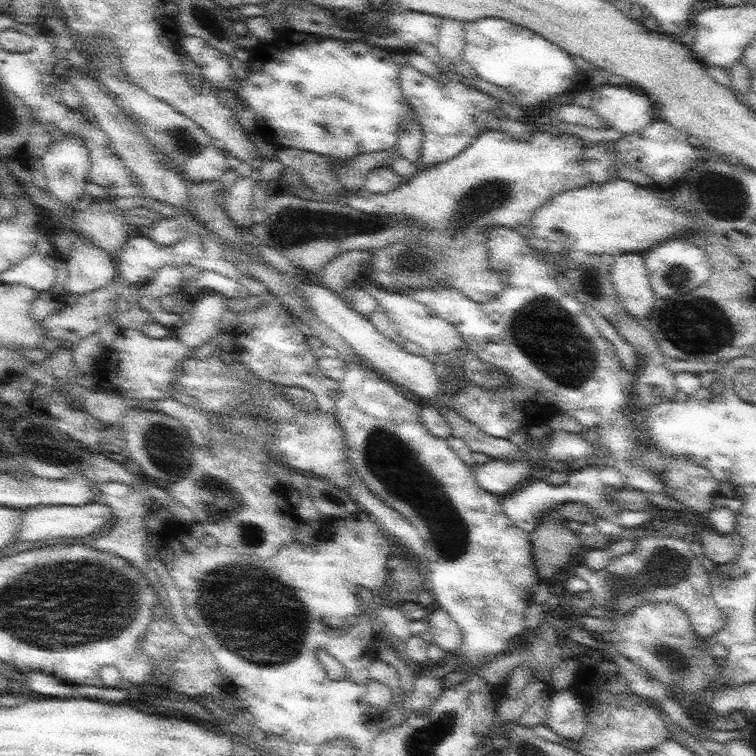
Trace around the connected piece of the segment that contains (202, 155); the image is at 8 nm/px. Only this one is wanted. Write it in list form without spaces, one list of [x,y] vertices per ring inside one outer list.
[[[211,143],[187,160],[182,168],[183,178],[190,182],[204,180],[218,180],[228,172],[229,164],[226,161],[228,153]]]

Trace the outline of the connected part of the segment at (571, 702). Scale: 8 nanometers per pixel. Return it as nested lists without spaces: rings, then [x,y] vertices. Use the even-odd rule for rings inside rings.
[[[575,688],[557,691],[552,697],[548,717],[550,718],[544,726],[569,741],[580,741],[588,728],[586,707],[584,703],[580,703]]]

